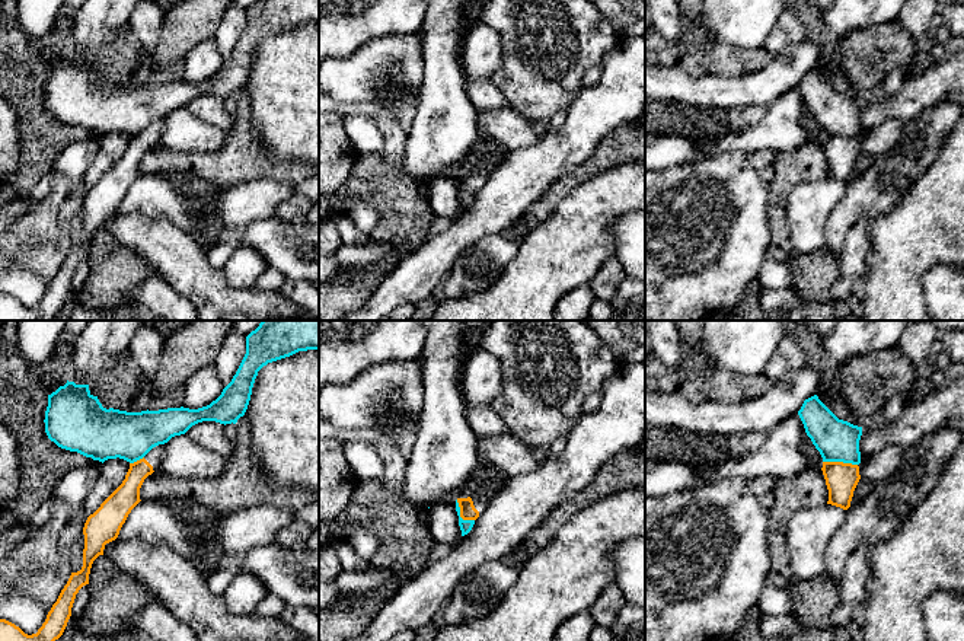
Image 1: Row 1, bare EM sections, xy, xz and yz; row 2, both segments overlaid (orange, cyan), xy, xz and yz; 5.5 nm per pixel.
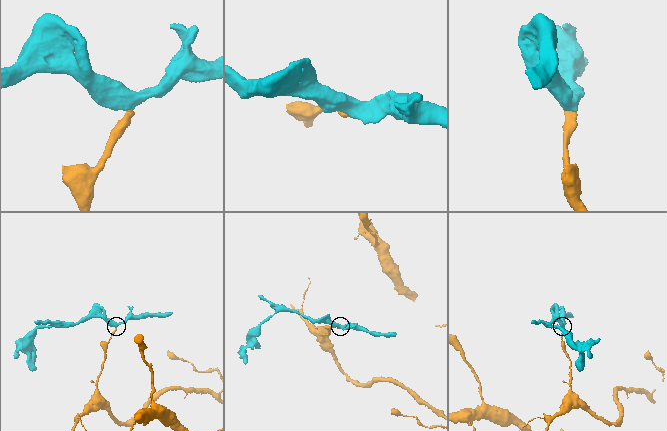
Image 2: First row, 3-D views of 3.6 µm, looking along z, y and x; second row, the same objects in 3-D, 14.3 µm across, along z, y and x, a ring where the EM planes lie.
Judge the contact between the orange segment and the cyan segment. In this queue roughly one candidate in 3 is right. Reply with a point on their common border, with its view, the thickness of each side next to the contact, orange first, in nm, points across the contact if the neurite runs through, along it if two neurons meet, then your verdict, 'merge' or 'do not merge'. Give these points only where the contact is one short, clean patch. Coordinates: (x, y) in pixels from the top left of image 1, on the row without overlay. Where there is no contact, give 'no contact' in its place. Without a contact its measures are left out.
meets orange in yz at (840, 136); 180 nm thick on the orange side, 240 nm on the other; border along yz (823, 134), (842, 134), (856, 139); do not merge

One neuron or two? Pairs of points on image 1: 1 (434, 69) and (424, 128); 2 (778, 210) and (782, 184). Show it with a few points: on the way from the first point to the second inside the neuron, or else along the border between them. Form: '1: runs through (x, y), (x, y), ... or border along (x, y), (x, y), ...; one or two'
1: runs through (434, 83), (434, 109), (430, 114); one
2: runs through (778, 204), (779, 190); one

